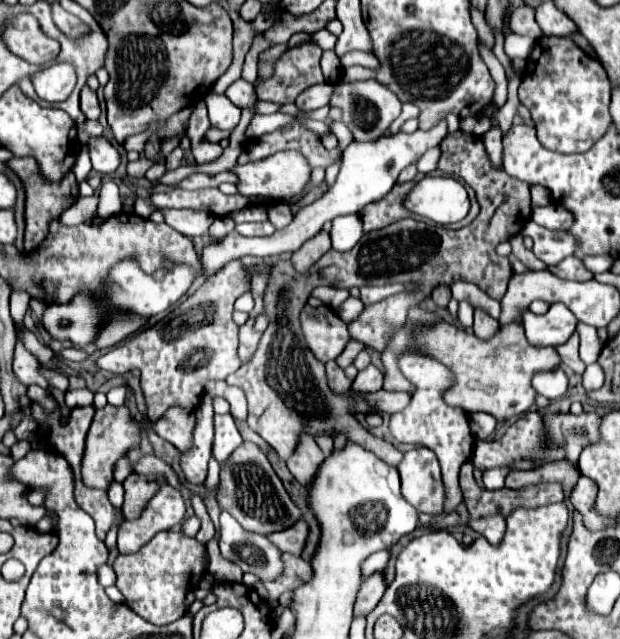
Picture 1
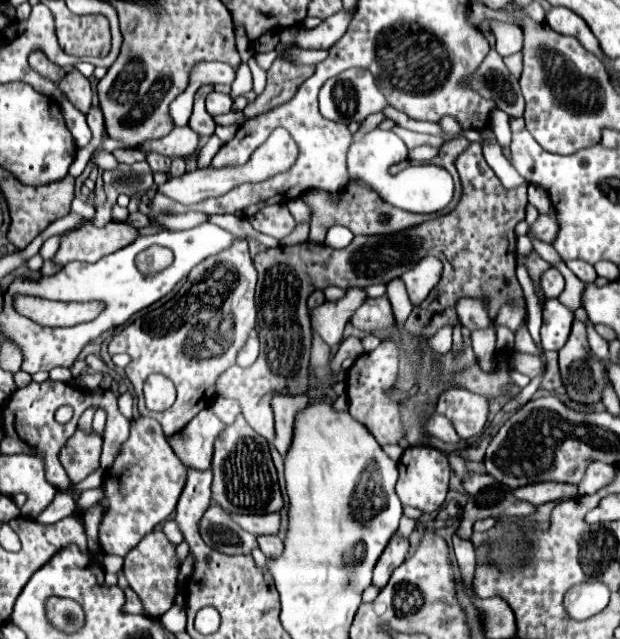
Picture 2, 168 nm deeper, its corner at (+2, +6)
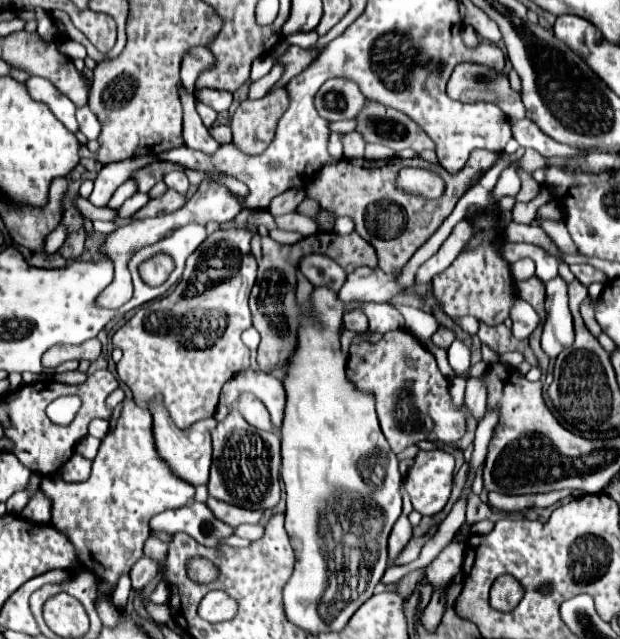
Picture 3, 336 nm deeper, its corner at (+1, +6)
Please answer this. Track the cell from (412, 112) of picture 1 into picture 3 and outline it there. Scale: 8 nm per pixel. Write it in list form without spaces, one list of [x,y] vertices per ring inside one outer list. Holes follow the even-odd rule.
[[[332,132],[329,141],[328,141],[328,151],[330,155],[335,158],[339,159],[343,156],[343,145],[341,142],[341,135],[340,132]]]

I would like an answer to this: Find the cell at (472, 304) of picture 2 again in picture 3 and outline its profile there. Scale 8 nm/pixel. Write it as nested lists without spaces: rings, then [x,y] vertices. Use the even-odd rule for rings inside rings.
[[[457,317],[457,319],[453,319],[453,323],[459,325],[469,335],[475,335],[479,329],[479,321],[475,317]]]

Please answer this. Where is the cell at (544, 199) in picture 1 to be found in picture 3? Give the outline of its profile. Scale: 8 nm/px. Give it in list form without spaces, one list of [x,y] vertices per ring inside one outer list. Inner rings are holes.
[[[543,221],[541,227],[545,229],[545,233],[553,239],[553,243],[563,251],[563,253],[569,253],[569,255],[577,255],[577,247],[573,245],[571,237],[569,237],[569,231],[563,223],[555,223],[555,221]]]

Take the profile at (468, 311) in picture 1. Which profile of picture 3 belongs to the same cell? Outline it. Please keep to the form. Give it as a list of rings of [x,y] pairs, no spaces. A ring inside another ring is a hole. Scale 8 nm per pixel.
[[[453,341],[449,347],[449,363],[455,371],[465,371],[471,365],[471,349],[463,341]]]

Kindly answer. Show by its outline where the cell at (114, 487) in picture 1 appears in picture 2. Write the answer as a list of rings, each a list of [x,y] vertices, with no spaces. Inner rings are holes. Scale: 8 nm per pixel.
[[[104,485],[96,487],[94,489],[85,490],[80,495],[77,506],[80,510],[86,511],[88,507],[92,504],[97,503],[104,497]]]

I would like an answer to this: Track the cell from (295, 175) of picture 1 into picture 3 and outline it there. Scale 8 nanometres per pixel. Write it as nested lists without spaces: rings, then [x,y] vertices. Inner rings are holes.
[[[169,189],[163,197],[151,199],[151,201],[149,201],[143,209],[139,209],[131,219],[145,219],[145,217],[153,217],[153,215],[173,213],[173,211],[177,211],[183,203],[185,203],[185,195],[179,195],[177,191]]]

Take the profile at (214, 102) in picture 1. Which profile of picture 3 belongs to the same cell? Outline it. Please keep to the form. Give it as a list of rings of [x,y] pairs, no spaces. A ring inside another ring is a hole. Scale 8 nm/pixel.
[[[195,89],[195,97],[197,97],[197,101],[215,109],[217,113],[227,111],[233,101],[233,95],[229,91],[217,91],[217,89],[215,91],[213,89]]]

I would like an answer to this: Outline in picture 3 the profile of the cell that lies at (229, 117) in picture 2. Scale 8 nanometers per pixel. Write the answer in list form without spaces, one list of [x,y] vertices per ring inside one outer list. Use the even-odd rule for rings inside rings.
[[[203,103],[197,105],[197,113],[199,113],[199,117],[203,119],[203,125],[205,125],[205,127],[211,127],[213,121],[215,121],[215,117],[217,117],[217,113],[215,113],[211,107],[203,105]]]

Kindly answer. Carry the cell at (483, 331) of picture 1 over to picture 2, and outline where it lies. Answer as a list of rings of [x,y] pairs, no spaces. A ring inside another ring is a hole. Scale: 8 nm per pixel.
[[[494,325],[486,329],[472,331],[472,347],[476,353],[476,359],[482,369],[490,371],[494,365],[494,349],[496,349],[496,329]]]

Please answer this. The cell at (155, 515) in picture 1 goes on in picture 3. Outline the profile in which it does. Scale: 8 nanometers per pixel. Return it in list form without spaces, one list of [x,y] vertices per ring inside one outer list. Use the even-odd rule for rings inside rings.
[[[125,397],[121,417],[117,419],[115,427],[107,433],[107,437],[101,441],[99,453],[93,461],[91,477],[85,483],[65,483],[57,475],[45,475],[41,481],[41,491],[45,493],[45,497],[49,497],[49,501],[53,501],[51,523],[57,529],[61,529],[61,533],[65,533],[69,541],[73,541],[73,547],[77,549],[77,561],[113,589],[119,577],[129,573],[133,563],[137,563],[143,557],[143,543],[149,537],[149,519],[165,509],[189,505],[195,495],[195,487],[177,479],[157,455],[151,427],[151,413],[135,405],[133,399]]]

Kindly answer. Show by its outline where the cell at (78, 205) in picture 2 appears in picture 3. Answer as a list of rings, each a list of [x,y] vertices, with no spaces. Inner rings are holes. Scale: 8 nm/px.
[[[59,225],[59,227],[47,237],[47,241],[45,241],[45,253],[47,253],[47,255],[55,253],[55,251],[63,245],[63,241],[65,241],[65,229],[63,229],[63,225]]]

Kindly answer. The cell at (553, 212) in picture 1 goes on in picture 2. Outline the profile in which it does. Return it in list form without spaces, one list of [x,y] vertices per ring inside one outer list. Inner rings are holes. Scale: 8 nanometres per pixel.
[[[546,213],[546,215],[540,215],[532,227],[534,235],[546,243],[552,243],[554,241],[554,227],[558,227],[558,217],[556,213]]]

